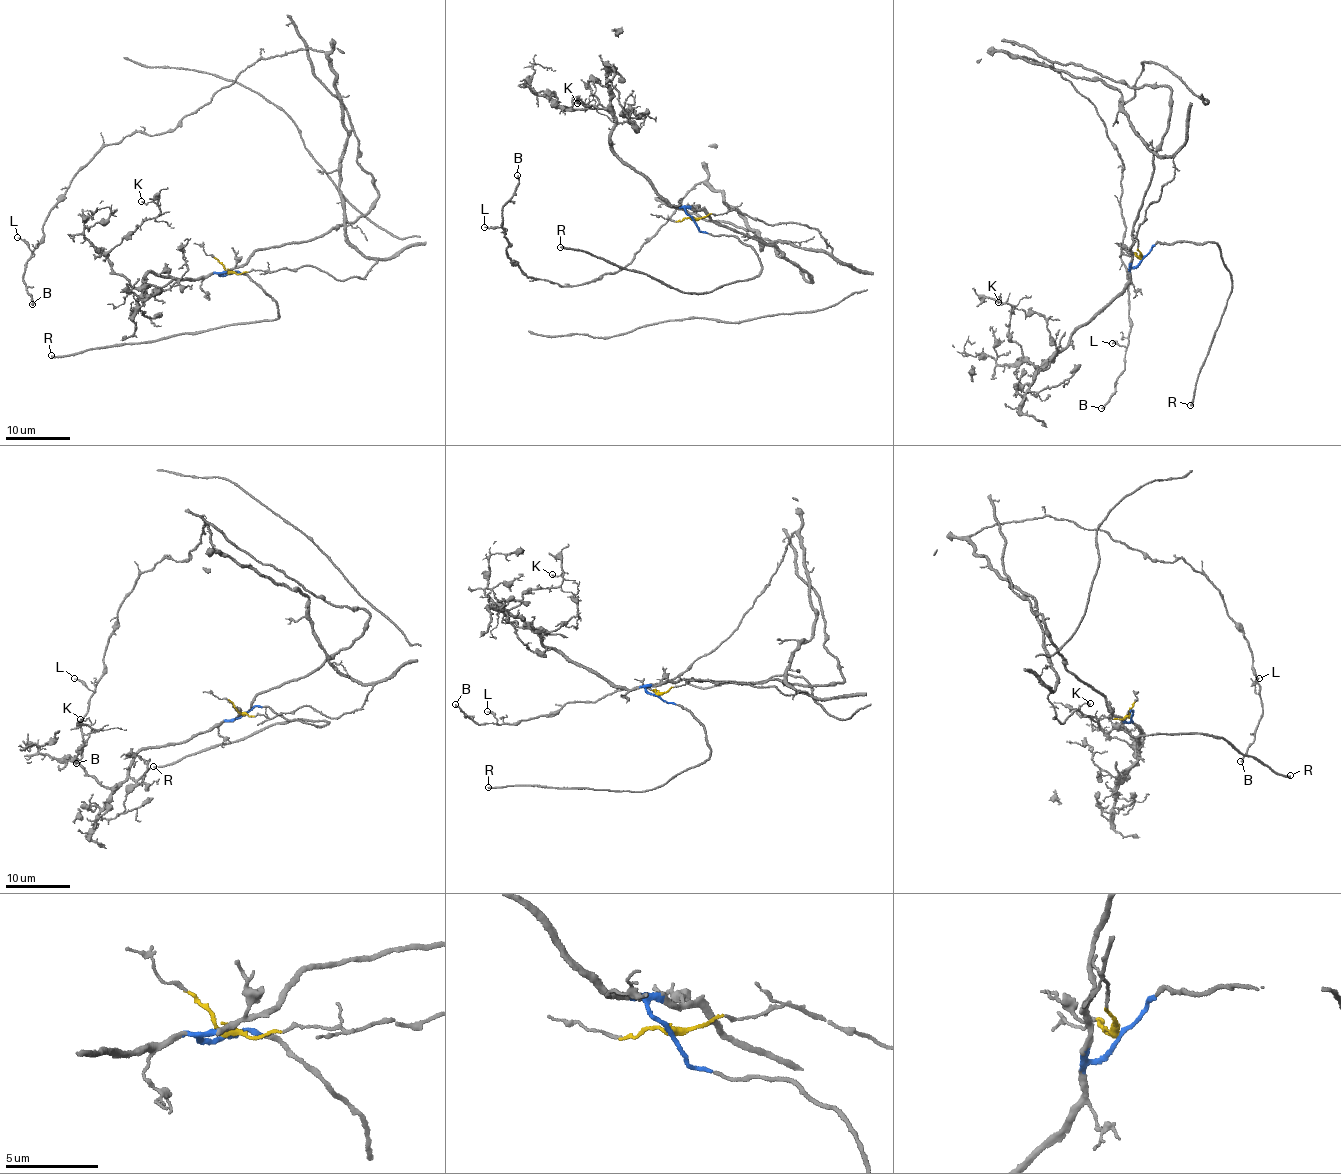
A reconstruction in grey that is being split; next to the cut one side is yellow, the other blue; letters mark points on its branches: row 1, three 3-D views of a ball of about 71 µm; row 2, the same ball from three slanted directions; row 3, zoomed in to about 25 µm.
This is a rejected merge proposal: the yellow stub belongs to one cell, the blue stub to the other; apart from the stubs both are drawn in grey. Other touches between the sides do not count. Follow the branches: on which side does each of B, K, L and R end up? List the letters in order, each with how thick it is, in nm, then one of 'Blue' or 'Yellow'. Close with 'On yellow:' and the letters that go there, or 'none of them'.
B: Thickness 200 nm. Yellow
K: Thickness 110 nm. Blue
L: Thickness 110 nm. Yellow
R: Thickness 240 nm. Blue
On yellow: B, L

